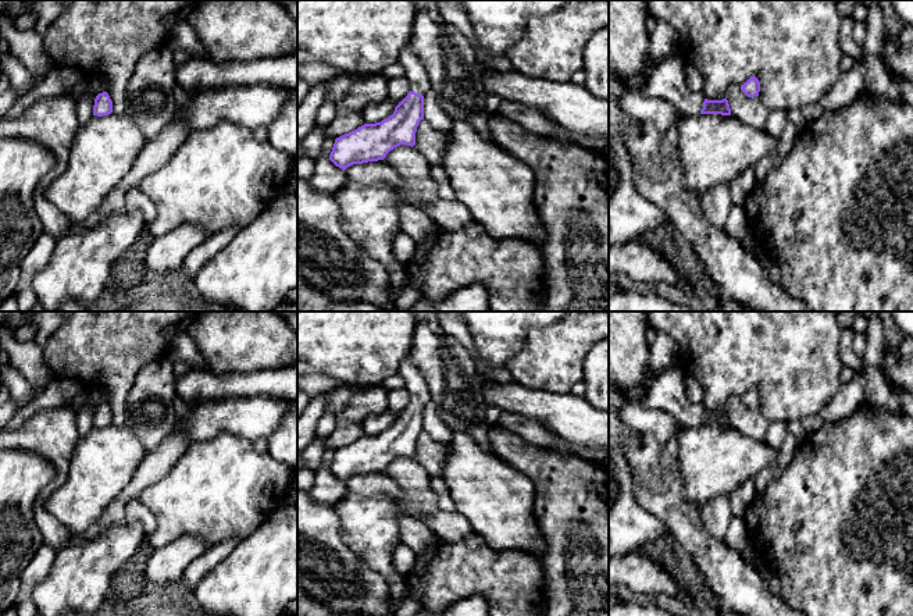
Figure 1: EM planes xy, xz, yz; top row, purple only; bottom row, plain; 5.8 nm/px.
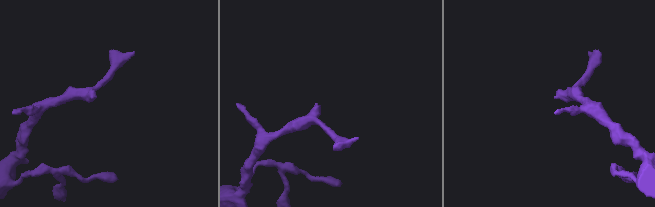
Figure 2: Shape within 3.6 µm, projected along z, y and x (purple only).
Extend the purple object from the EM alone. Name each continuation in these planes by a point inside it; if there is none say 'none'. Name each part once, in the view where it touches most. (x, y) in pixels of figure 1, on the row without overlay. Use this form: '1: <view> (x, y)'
1: yz (667, 392)

